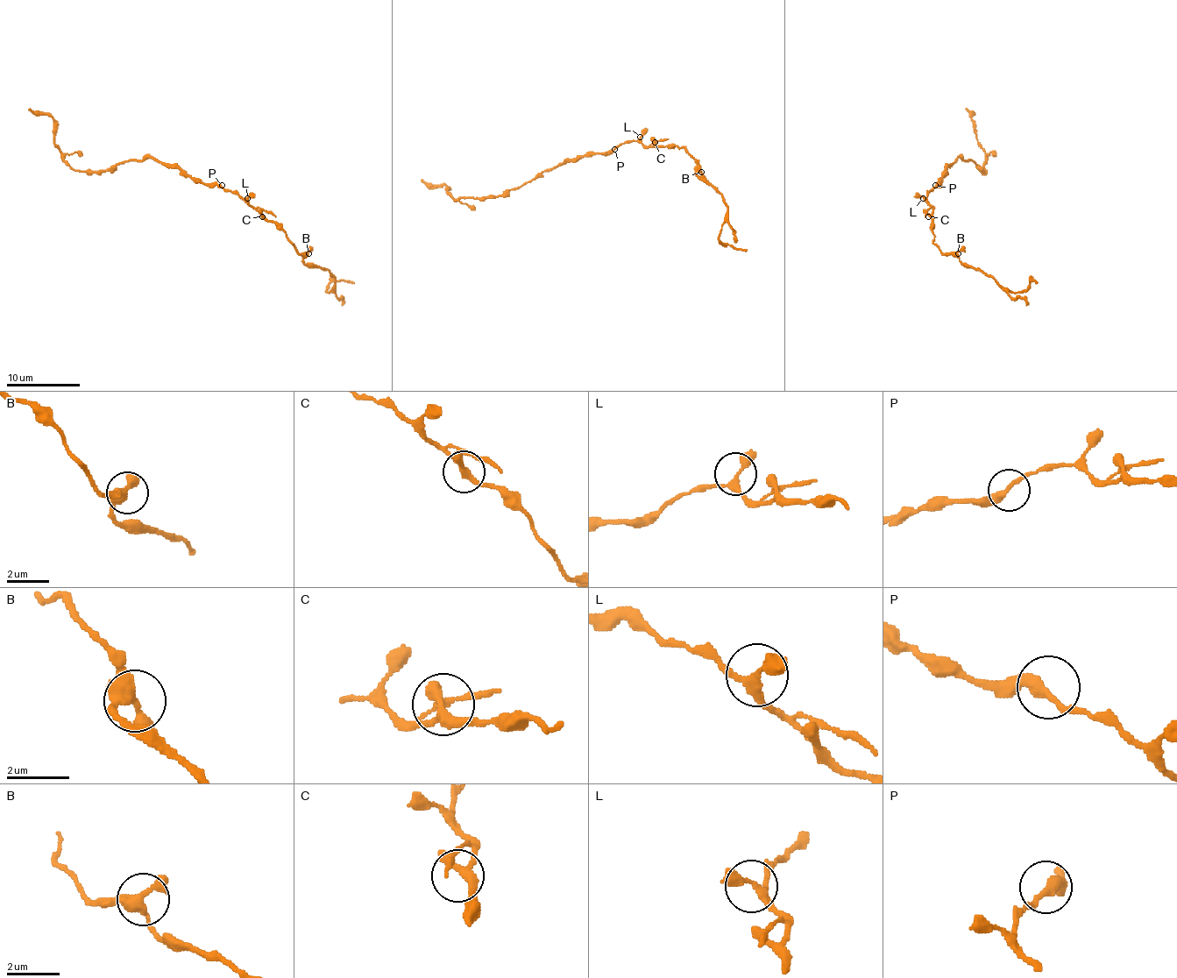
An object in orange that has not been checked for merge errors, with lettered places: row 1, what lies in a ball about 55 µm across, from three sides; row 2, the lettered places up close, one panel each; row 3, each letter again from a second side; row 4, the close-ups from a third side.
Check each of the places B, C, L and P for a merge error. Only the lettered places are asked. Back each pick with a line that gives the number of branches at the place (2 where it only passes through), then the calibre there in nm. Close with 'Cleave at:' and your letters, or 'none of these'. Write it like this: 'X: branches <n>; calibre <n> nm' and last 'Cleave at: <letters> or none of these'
Cleave at: none of these

